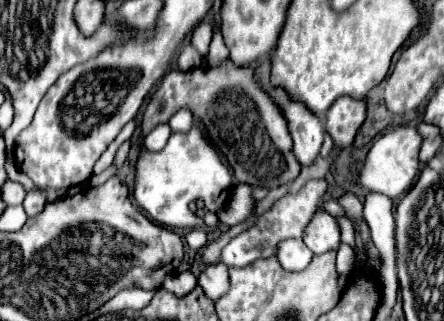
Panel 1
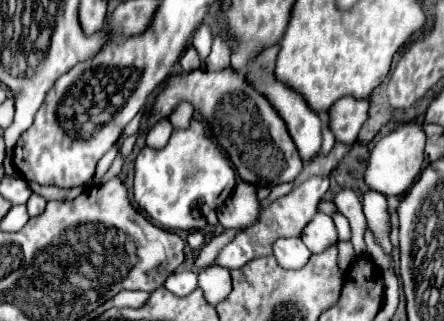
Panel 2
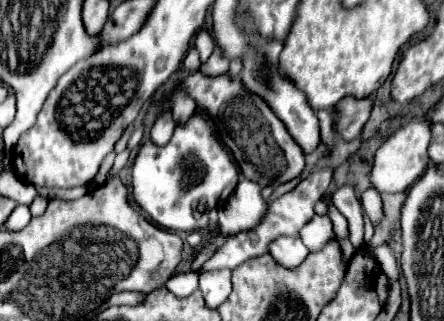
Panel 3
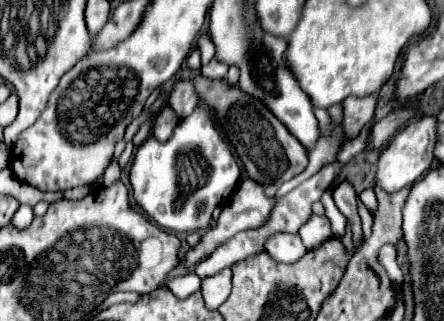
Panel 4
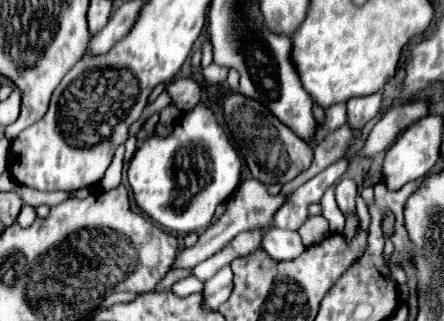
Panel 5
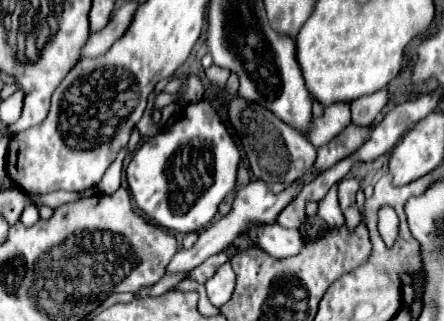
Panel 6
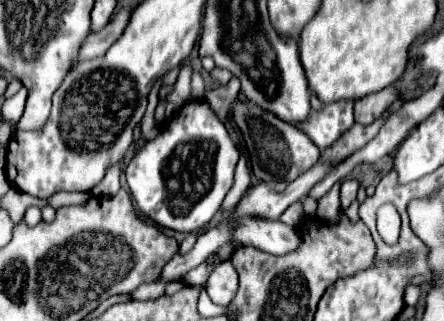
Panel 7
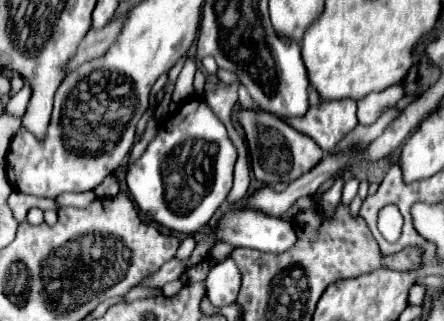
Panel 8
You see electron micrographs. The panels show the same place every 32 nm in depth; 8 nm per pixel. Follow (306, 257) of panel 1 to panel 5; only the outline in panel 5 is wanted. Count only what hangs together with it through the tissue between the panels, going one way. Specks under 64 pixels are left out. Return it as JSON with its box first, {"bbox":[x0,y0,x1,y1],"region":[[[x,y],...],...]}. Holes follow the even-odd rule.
{"bbox":[260,228,304,260],"region":[[[268,228],[262,234],[260,246],[274,258],[274,260],[292,260],[304,252],[304,242],[296,230],[282,230],[282,228]]]}

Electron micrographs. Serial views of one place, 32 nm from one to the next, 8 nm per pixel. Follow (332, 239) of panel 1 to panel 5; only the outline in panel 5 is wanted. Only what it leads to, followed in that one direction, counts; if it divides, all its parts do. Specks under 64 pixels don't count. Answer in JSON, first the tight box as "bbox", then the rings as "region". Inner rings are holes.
{"bbox":[300,216,330,246],"region":[[[310,216],[302,226],[300,226],[300,236],[304,240],[306,246],[312,246],[312,244],[318,244],[324,236],[330,234],[330,228],[328,228],[328,222],[322,218],[322,216]]]}

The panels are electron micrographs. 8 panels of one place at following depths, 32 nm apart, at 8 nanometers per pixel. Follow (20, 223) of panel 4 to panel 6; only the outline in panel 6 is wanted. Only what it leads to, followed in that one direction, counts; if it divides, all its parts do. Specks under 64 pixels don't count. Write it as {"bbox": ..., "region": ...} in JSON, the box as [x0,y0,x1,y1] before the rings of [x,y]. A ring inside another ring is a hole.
{"bbox":[20,204,40,226],"region":[[[30,204],[30,206],[24,210],[22,218],[20,218],[20,222],[22,222],[24,226],[34,226],[38,220],[40,220],[40,214],[38,214],[38,206],[34,206],[34,204]]]}

